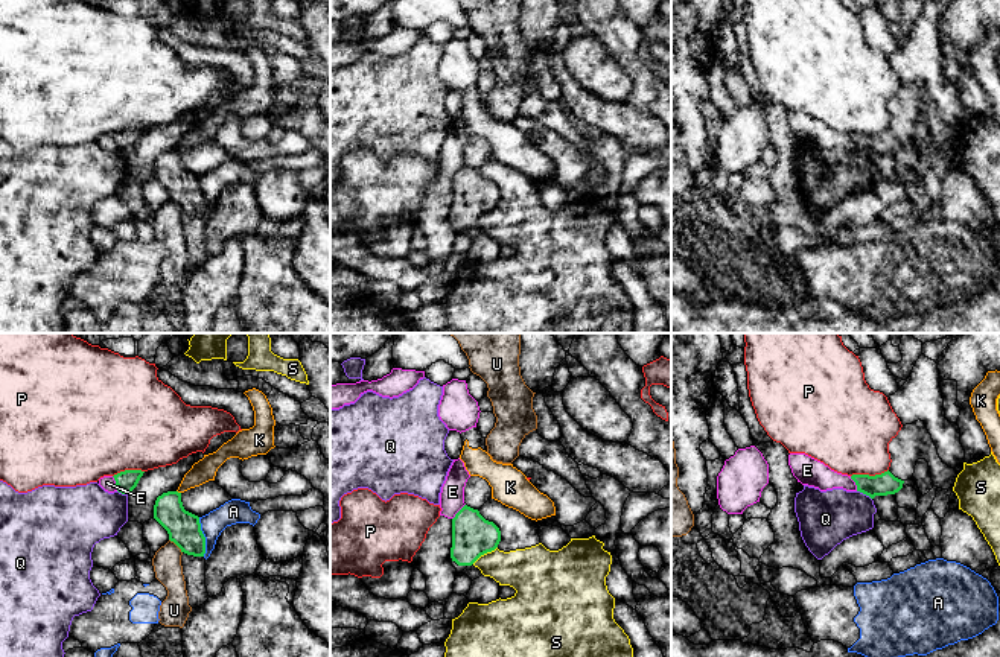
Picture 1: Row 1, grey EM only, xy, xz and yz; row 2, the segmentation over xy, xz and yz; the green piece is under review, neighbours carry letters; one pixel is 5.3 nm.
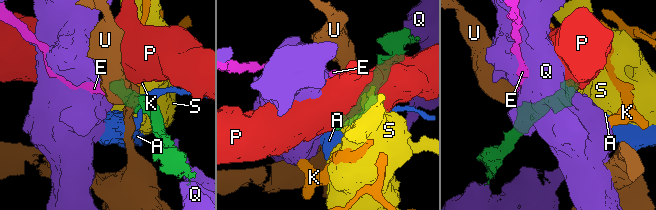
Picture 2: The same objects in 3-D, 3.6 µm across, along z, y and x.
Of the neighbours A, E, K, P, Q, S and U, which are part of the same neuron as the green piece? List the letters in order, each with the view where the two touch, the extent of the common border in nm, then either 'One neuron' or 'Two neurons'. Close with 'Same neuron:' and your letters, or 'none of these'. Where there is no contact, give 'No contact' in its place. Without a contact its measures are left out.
A: Touches green in xy. Shared border 220 nm. Two neurons
E: Touches green in xy. Shared border 90 nm. Two neurons
K: Touches green in xy. Shared border 30 nm. Two neurons
P: Touches green in yz. Shared border 200 nm. Two neurons
Q: Touches green in yz. Shared border 90 nm. Two neurons
S: Touches green in xz. Shared border 160 nm. Two neurons
U: Touches green in xy. Shared border 100 nm. Two neurons
Same neuron: none of these

